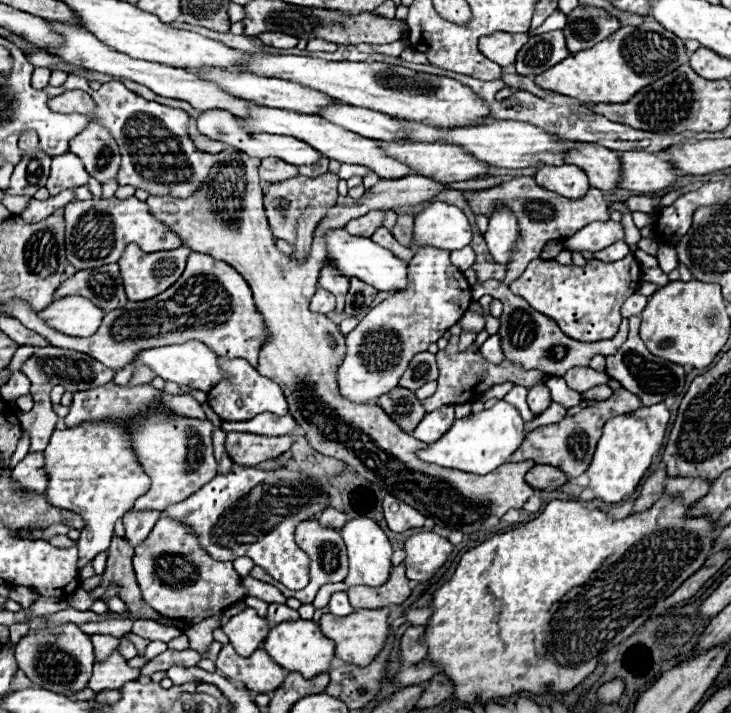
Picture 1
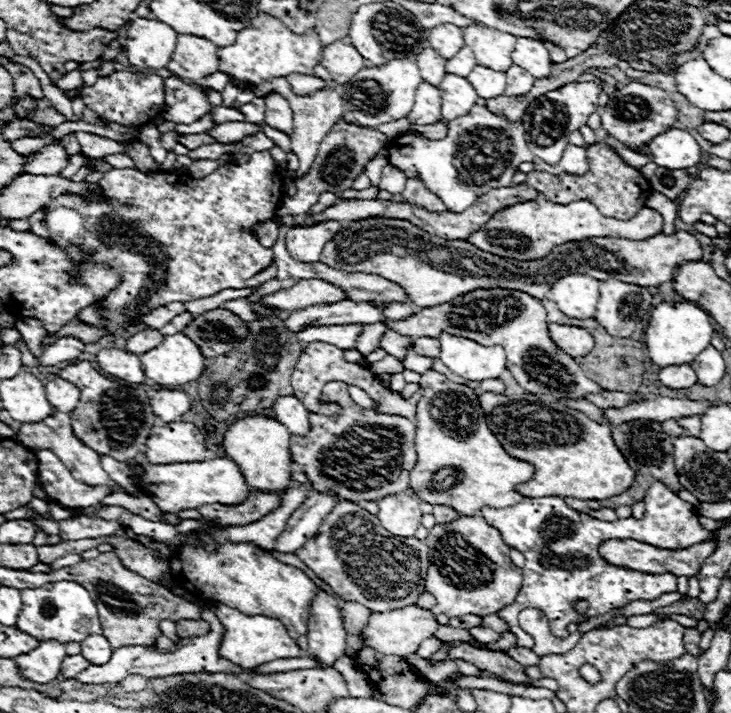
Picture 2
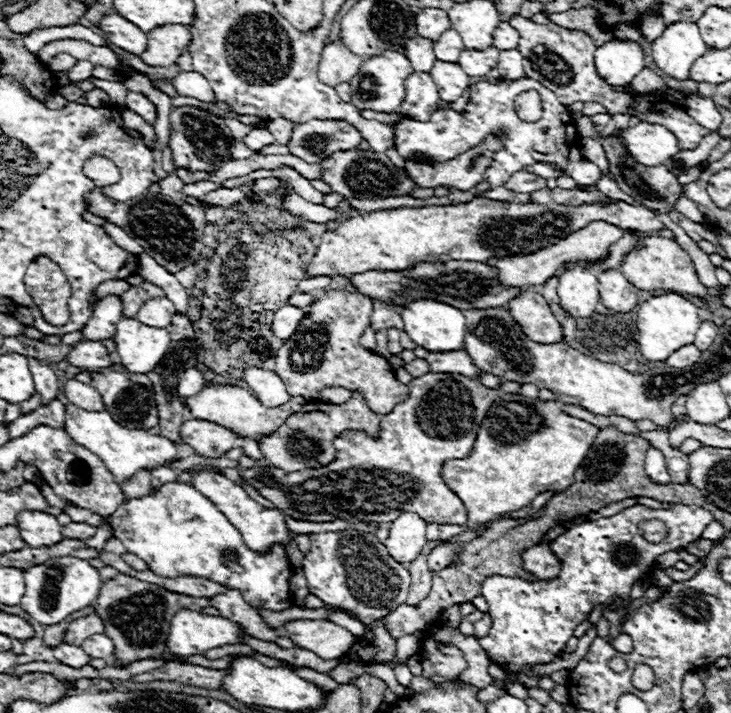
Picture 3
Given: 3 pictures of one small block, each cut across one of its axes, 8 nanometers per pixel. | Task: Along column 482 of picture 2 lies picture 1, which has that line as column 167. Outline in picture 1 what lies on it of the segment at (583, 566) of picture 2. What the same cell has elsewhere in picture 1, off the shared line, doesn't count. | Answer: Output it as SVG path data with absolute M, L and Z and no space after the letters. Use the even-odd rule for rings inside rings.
M232 464L228 474L216 476L212 482L202 486L196 494L186 498L180 504L168 506L162 516L176 518L176 522L184 522L196 536L200 546L220 562L234 562L238 556L248 556L256 566L262 566L272 578L282 582L290 590L302 590L308 584L308 566L310 558L294 544L296 526L308 518L318 518L328 508L328 488L318 484L318 480L304 476L298 470L278 468L264 470L260 466L238 466Z

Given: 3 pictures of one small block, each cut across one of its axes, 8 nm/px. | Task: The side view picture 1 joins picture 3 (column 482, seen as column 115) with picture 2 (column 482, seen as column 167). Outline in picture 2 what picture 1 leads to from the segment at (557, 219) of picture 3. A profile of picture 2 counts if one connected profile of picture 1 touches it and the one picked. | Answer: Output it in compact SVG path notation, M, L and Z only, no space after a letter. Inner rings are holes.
M546 198L520 202L514 206L506 206L498 210L480 230L468 236L468 242L476 248L502 256L502 258L516 258L516 260L532 260L542 258L548 248L572 240L584 240L594 236L618 236L628 240L644 240L654 234L662 232L662 216L652 208L640 208L634 218L630 220L616 220L606 218L600 210L590 204L588 200L578 200L572 204L554 204Z

